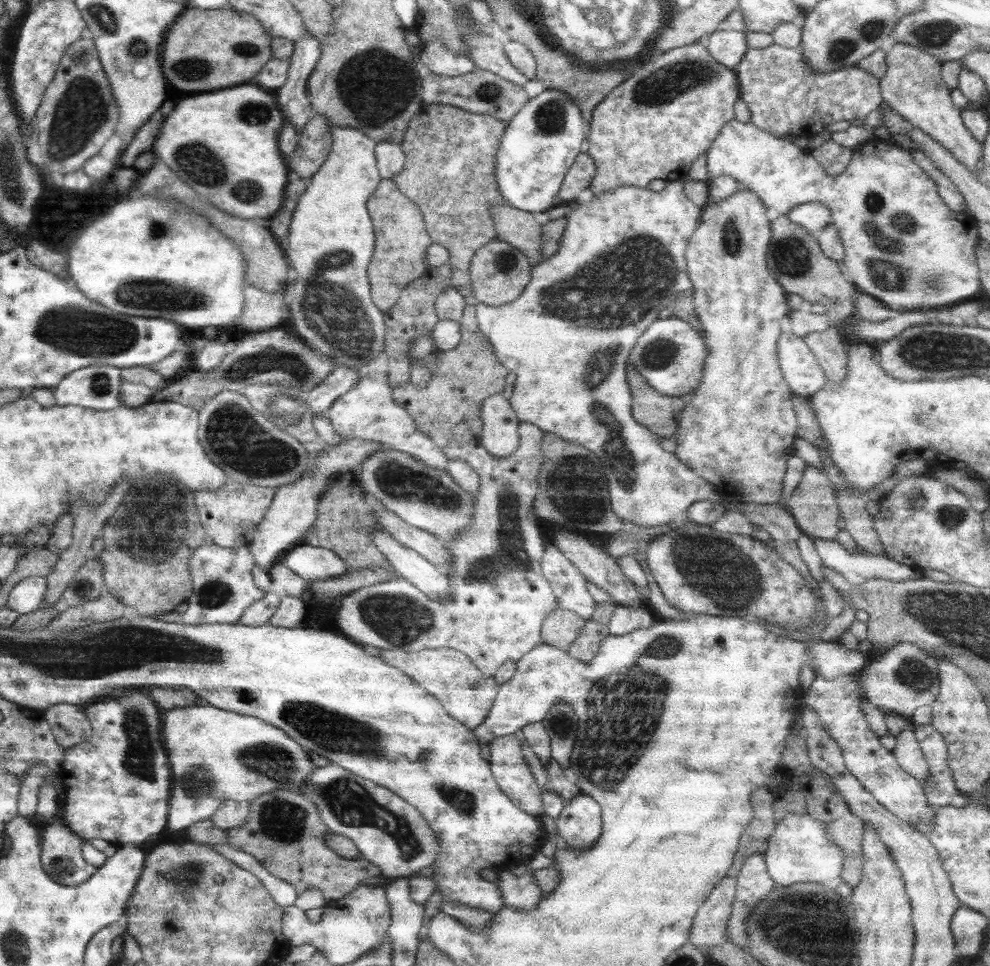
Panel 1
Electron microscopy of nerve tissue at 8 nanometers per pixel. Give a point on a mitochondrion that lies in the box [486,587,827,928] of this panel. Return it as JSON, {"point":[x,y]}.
{"point":[622,723]}

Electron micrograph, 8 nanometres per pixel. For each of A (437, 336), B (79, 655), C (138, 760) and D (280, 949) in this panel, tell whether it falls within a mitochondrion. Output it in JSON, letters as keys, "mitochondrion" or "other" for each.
{"A":"other","B":"mitochondrion","C":"mitochondrion","D":"other"}

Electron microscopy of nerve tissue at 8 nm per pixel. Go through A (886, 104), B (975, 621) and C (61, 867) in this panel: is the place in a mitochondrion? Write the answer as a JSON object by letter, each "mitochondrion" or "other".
{"A":"other","B":"mitochondrion","C":"mitochondrion"}

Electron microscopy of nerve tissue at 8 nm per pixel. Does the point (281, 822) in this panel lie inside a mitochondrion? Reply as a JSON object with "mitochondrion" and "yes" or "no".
{"mitochondrion":"yes"}

